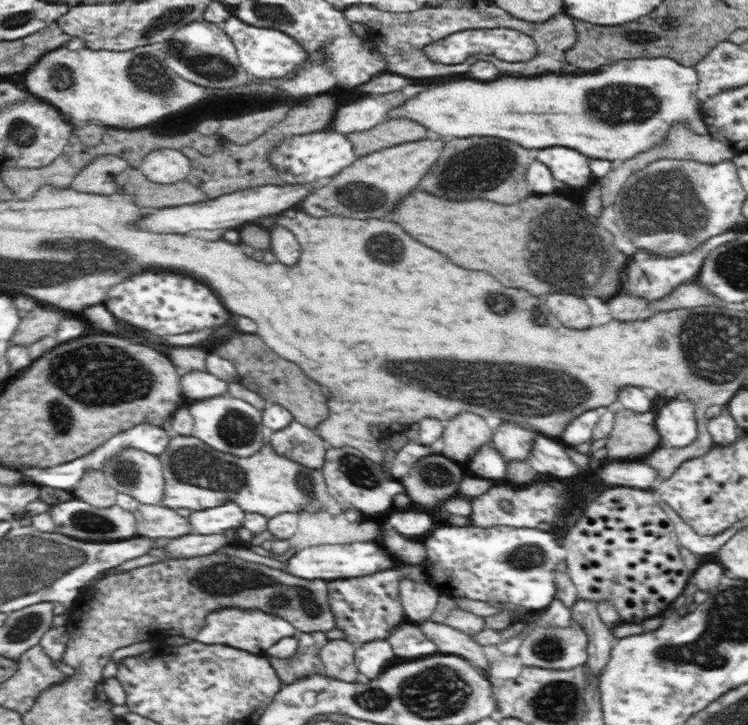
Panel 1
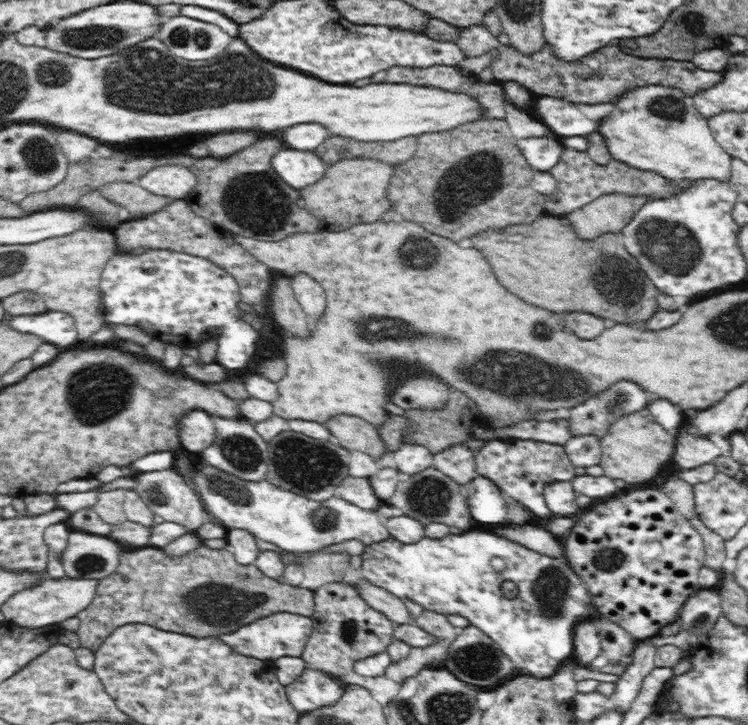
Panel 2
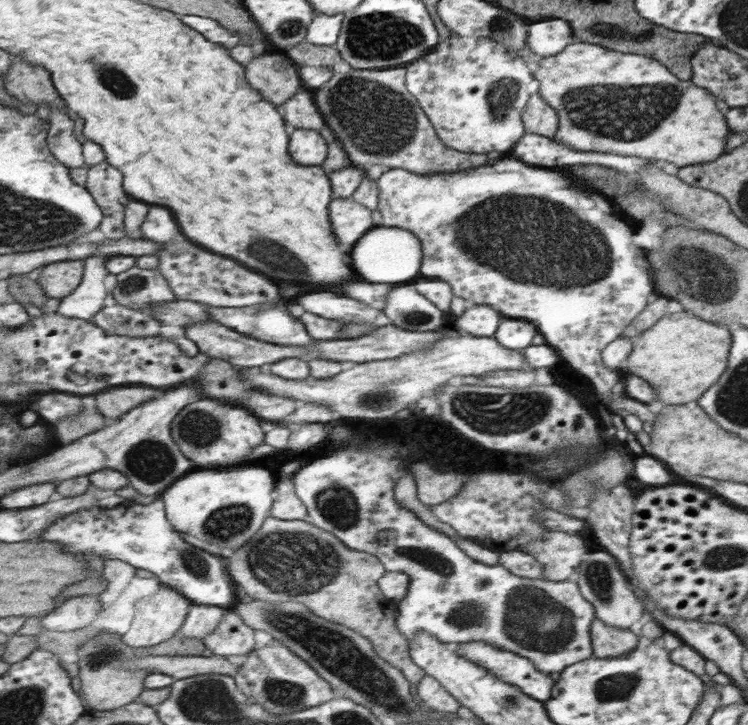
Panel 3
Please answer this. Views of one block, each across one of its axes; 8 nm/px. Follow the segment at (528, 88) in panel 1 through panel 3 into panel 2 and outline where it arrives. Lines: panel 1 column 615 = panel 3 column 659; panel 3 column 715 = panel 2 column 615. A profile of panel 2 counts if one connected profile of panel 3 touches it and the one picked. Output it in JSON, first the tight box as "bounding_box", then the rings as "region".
{"bounding_box":[598,86,731,182],"region":[[[648,86],[636,87],[633,89],[622,92],[622,96],[614,102],[614,108],[612,112],[602,120],[602,124],[598,126],[598,132],[604,136],[604,142],[608,142],[606,147],[610,152],[611,158],[619,160],[627,166],[636,168],[643,171],[652,171],[657,173],[662,180],[690,180],[696,182],[696,180],[708,180],[708,177],[712,177],[713,180],[729,181],[731,177],[731,156],[724,151],[724,149],[717,143],[717,140],[712,134],[711,128],[709,127],[709,119],[706,118],[694,104],[693,97],[686,95],[682,89],[678,88],[666,88],[663,86]]]}

